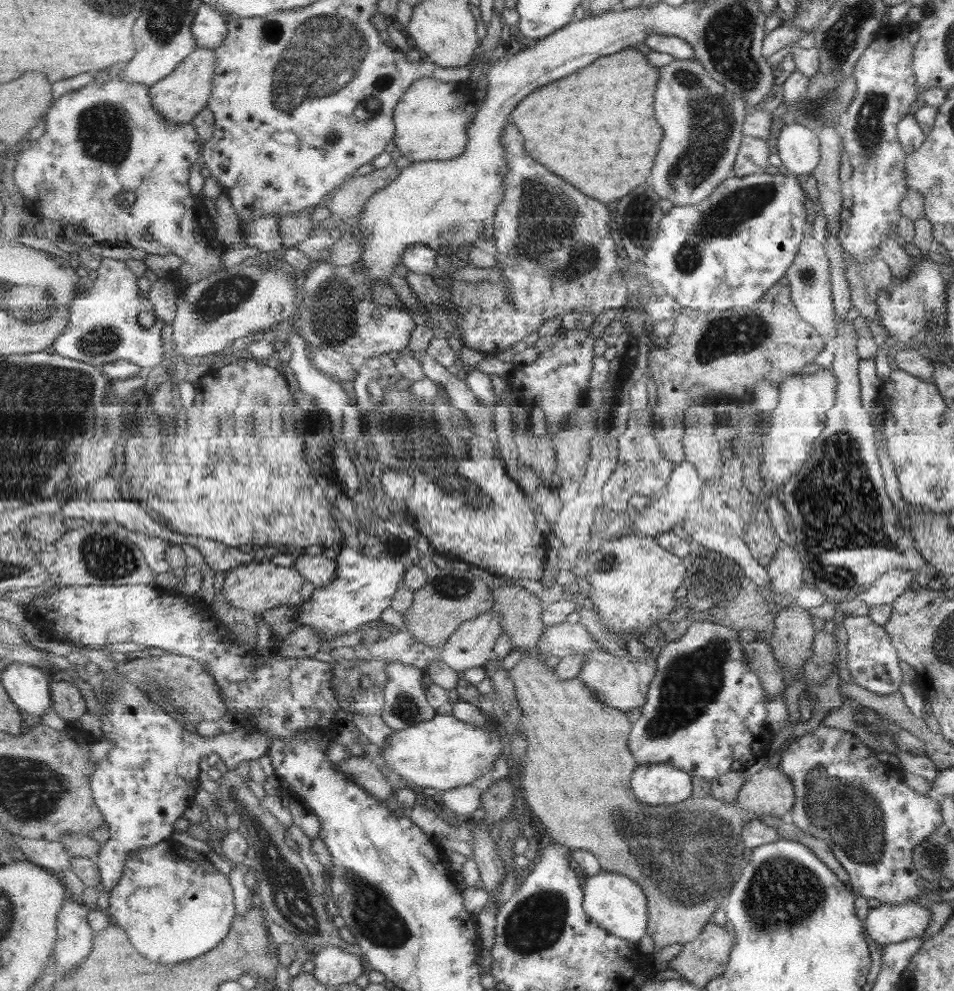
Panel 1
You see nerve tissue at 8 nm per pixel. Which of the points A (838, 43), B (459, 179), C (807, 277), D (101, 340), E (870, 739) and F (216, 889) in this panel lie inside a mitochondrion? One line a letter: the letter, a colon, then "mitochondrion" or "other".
A: mitochondrion
B: other
C: mitochondrion
D: mitochondrion
E: other
F: other

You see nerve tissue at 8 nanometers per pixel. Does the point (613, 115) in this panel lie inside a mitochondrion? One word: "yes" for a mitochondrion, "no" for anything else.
no

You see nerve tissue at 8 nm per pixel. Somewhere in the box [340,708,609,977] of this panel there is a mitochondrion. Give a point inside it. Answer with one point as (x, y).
(535, 923)

